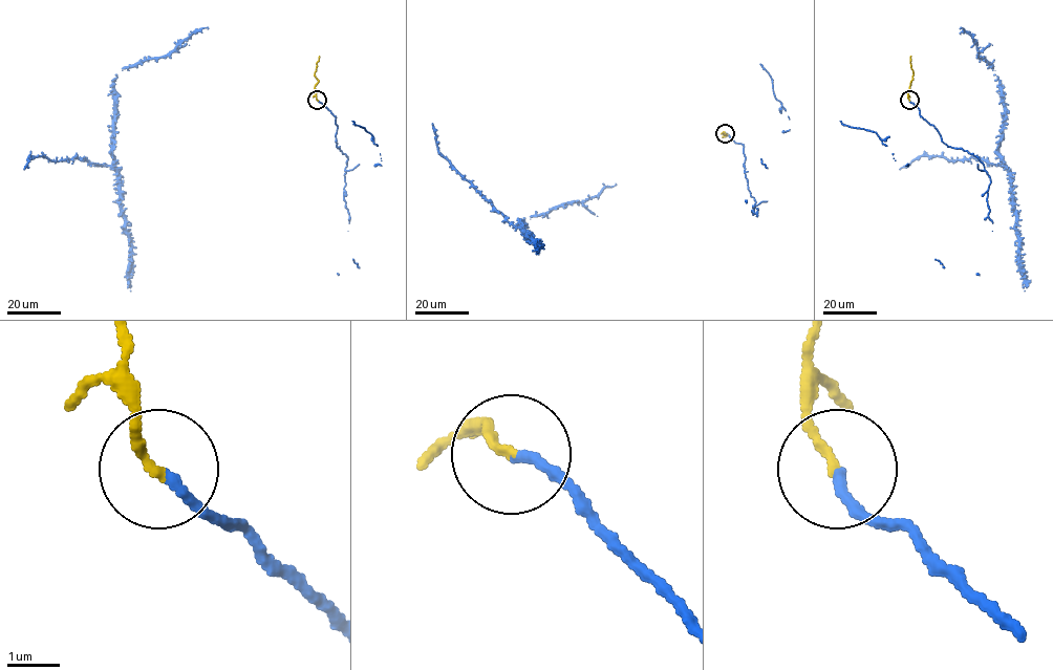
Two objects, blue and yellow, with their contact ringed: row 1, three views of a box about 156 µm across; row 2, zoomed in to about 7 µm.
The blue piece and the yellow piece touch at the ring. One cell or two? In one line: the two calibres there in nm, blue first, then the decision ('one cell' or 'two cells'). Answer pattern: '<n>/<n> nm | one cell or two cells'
190/170 nm | one cell

